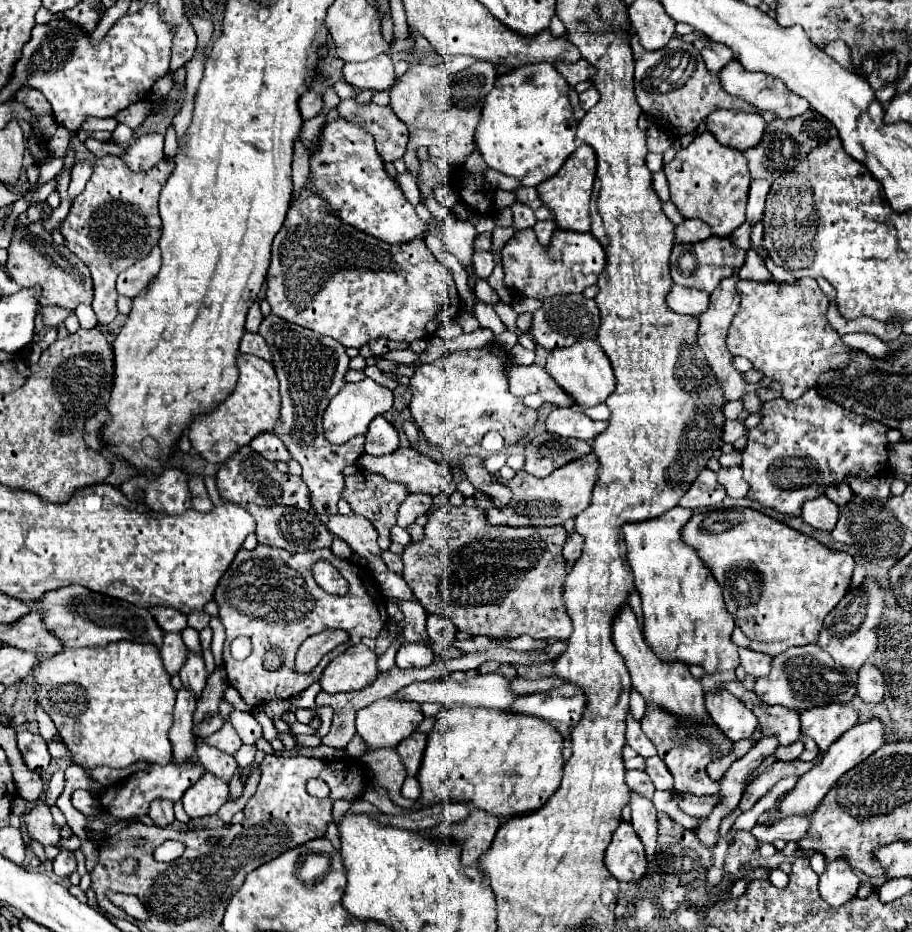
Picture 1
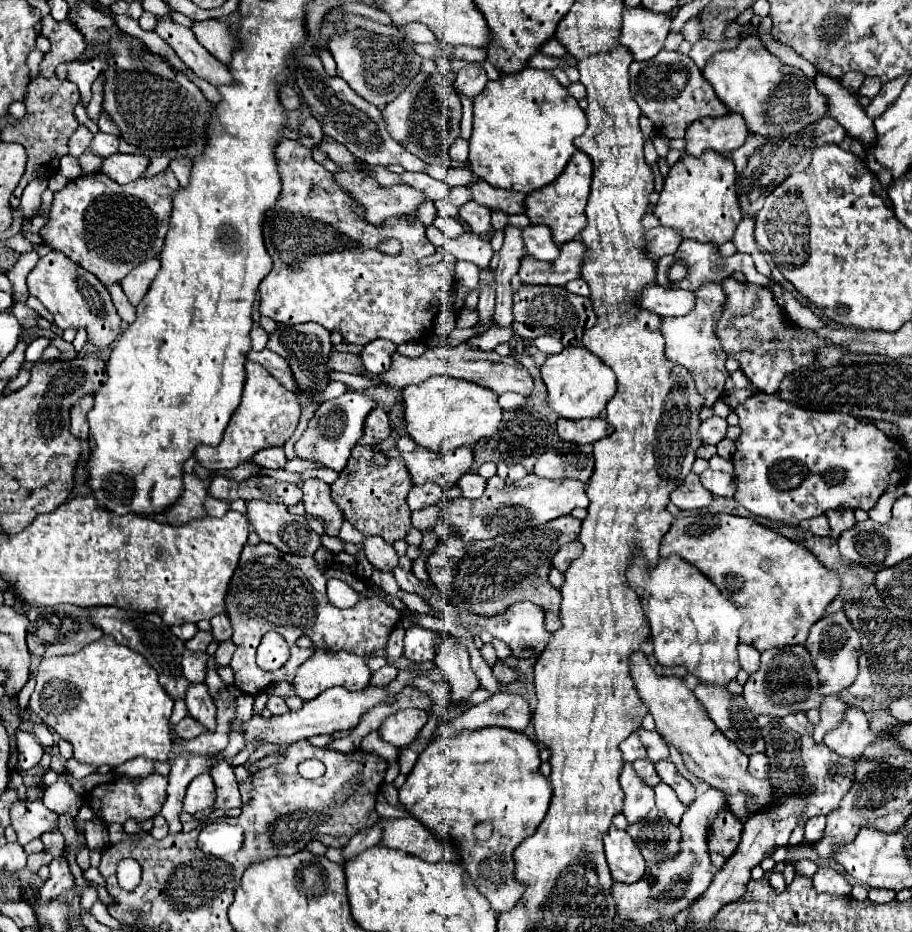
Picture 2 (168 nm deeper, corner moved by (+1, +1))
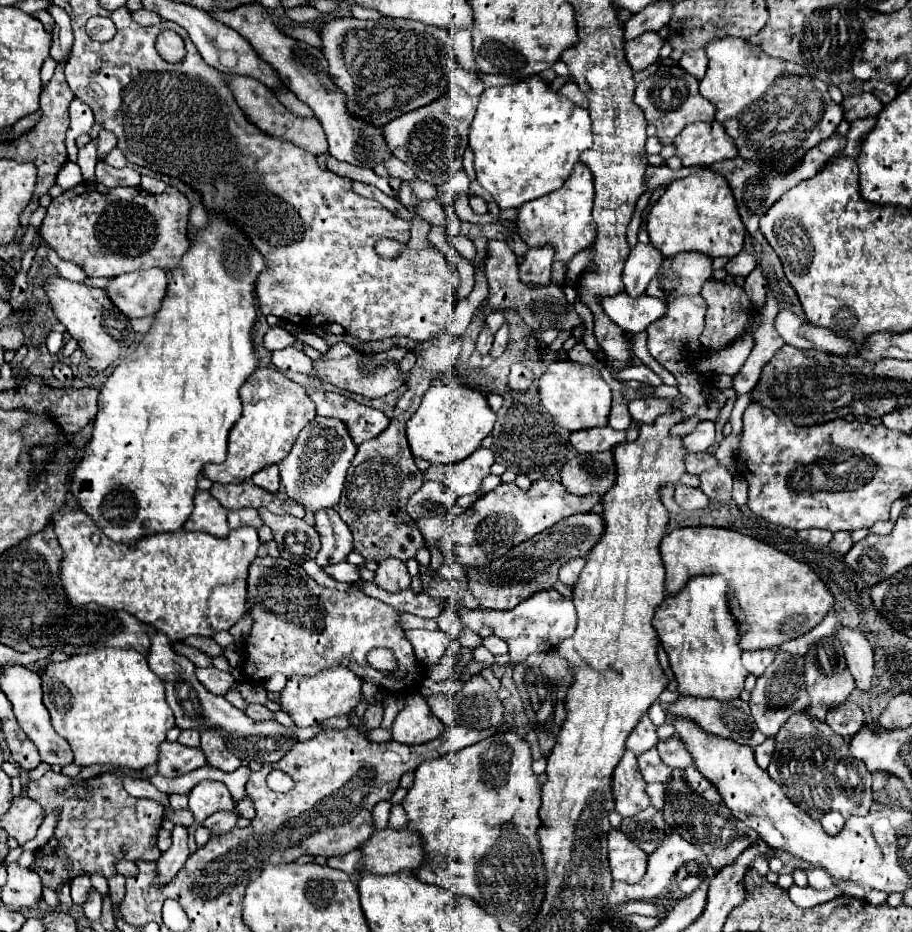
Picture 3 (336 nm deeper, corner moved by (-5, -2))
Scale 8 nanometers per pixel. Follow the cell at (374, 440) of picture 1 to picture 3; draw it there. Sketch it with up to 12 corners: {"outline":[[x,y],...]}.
{"outline":[[312,390],[320,416],[340,418],[354,444],[390,424],[384,412],[342,394]]}

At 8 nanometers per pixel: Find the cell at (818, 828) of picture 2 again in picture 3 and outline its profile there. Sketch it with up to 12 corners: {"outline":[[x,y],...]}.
{"outline":[[828,812],[822,818],[822,828],[830,836],[844,828],[840,812]]}

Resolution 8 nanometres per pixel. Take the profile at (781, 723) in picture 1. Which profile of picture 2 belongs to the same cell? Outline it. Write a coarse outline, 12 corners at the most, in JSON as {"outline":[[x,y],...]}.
{"outline":[[804,713],[758,715],[770,777],[800,795],[802,823],[830,813],[854,781],[854,759],[812,739]]}

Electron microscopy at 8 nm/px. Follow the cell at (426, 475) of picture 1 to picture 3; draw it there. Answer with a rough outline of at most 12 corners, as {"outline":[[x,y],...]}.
{"outline":[[494,452],[432,464],[424,478],[444,482],[458,496],[476,494],[490,474]]}

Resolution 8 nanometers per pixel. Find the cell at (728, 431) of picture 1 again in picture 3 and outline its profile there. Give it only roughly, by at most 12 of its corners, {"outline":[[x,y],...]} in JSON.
{"outline":[[714,422],[698,426],[682,436],[686,452],[704,452],[716,436]]}

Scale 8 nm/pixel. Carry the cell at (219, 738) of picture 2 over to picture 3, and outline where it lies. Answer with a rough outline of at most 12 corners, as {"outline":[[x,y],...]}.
{"outline":[[162,742],[158,774],[174,778],[206,766],[202,750]]}

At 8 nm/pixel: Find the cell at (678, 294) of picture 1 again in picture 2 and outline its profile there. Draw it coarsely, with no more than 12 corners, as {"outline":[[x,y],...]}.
{"outline":[[652,283],[638,295],[642,307],[660,317],[692,311],[694,291]]}

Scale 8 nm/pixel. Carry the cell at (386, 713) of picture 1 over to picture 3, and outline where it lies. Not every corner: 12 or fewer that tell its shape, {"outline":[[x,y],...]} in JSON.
{"outline":[[422,694],[406,700],[392,734],[400,744],[424,744],[444,732]]}

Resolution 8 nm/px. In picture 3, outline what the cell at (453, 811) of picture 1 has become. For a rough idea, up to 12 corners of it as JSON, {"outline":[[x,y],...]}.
{"outline":[[360,850],[328,858],[328,866],[348,876],[358,874]]}

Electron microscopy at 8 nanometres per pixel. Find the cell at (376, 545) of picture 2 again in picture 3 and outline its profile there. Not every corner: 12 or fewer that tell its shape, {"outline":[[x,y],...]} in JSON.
{"outline":[[388,558],[372,582],[386,592],[410,588],[404,562]]}

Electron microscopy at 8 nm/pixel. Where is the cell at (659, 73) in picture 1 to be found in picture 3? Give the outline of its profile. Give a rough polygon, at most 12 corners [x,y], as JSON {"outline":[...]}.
{"outline":[[658,66],[634,102],[662,146],[692,122],[712,122],[698,80]]}

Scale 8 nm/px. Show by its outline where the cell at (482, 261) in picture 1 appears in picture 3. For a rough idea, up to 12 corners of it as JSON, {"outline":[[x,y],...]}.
{"outline":[[482,328],[476,350],[482,356],[492,348],[492,336]]}

